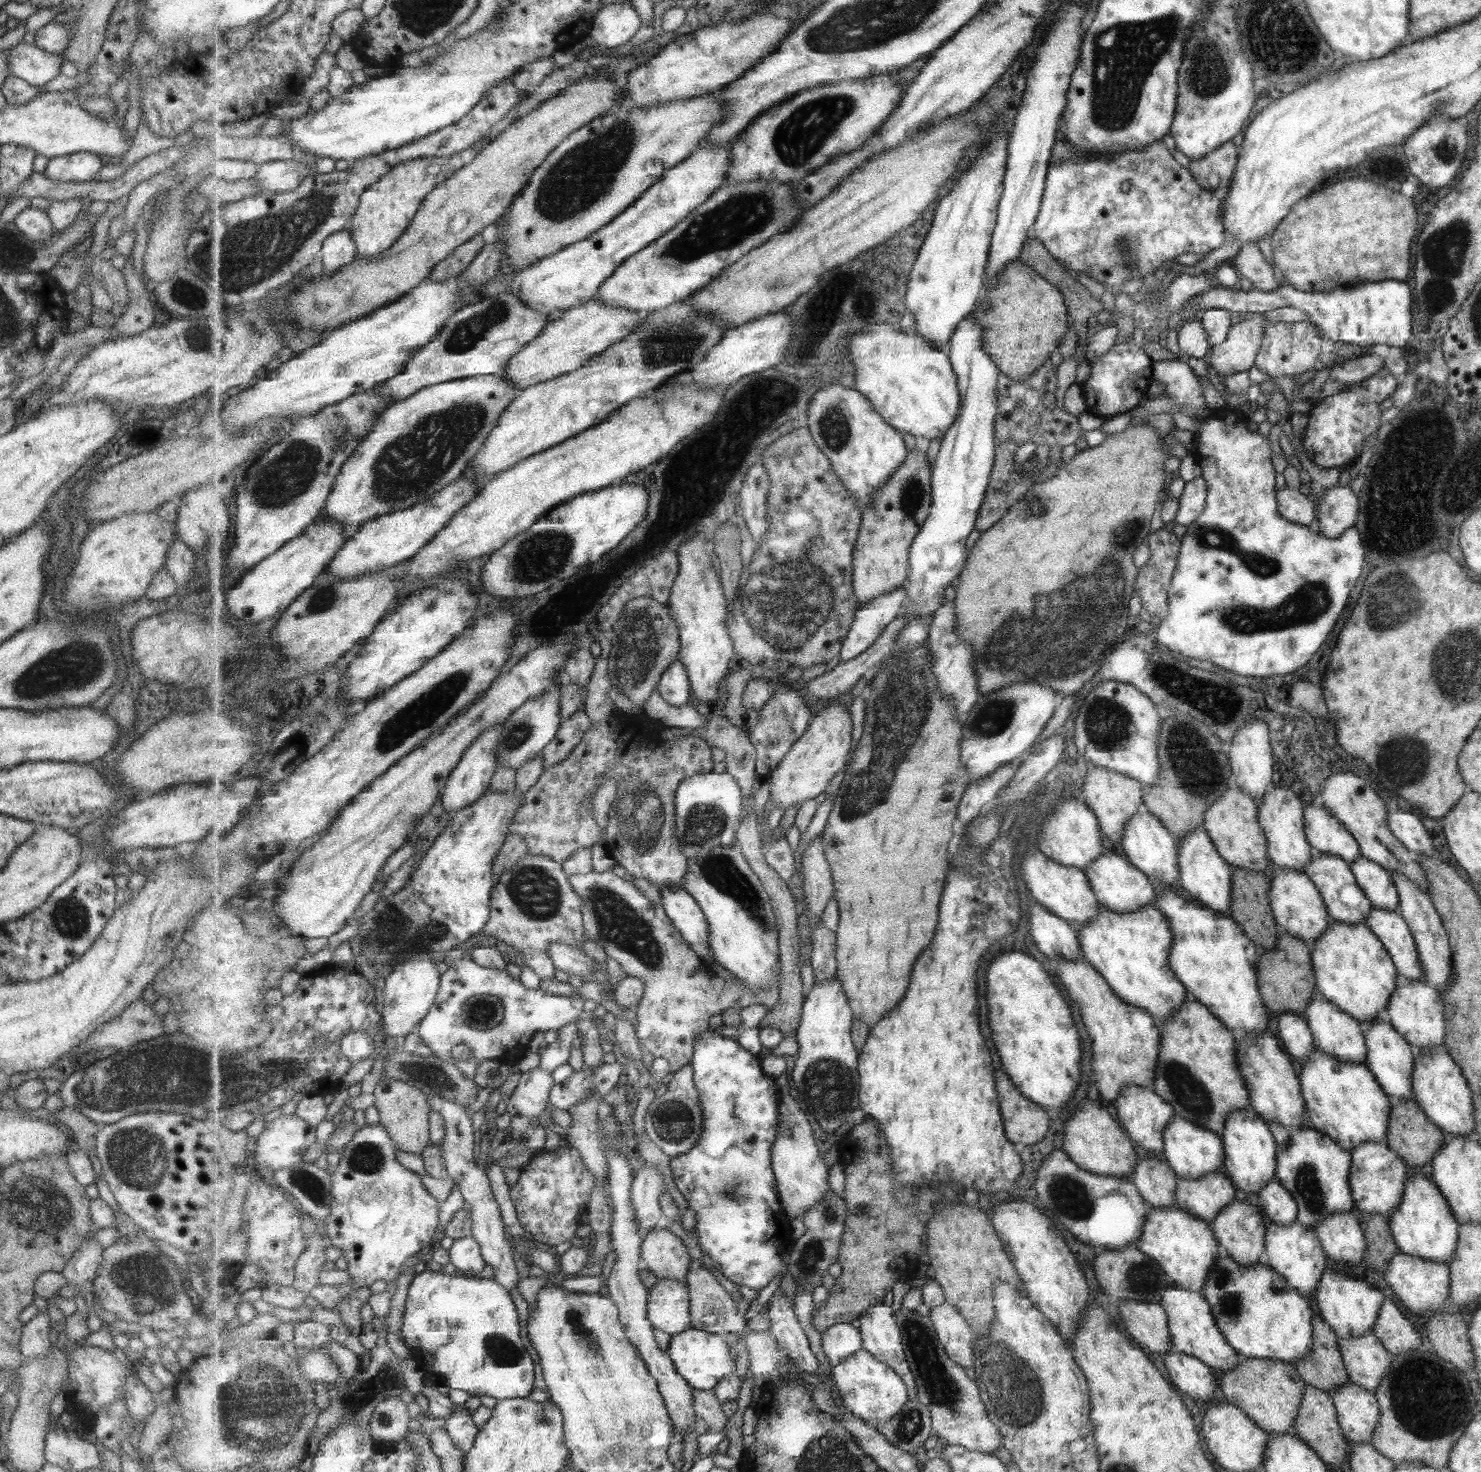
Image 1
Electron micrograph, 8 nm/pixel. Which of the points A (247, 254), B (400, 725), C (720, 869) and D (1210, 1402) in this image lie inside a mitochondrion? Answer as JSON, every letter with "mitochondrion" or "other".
{"A":"mitochondrion","B":"mitochondrion","C":"mitochondrion","D":"other"}

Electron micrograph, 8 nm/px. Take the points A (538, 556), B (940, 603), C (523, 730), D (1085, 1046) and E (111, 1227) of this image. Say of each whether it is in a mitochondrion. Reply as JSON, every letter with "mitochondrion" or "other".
{"A":"mitochondrion","B":"other","C":"mitochondrion","D":"other","E":"other"}

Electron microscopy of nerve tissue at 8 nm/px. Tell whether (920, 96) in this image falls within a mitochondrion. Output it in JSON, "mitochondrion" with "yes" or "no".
{"mitochondrion":"no"}

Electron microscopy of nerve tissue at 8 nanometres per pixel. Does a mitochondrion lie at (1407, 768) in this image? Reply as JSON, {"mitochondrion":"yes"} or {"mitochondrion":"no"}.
{"mitochondrion":"yes"}

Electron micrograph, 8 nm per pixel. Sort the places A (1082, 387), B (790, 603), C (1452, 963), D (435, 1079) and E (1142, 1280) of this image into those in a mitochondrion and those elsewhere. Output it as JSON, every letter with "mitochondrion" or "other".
{"A":"other","B":"mitochondrion","C":"other","D":"mitochondrion","E":"mitochondrion"}

